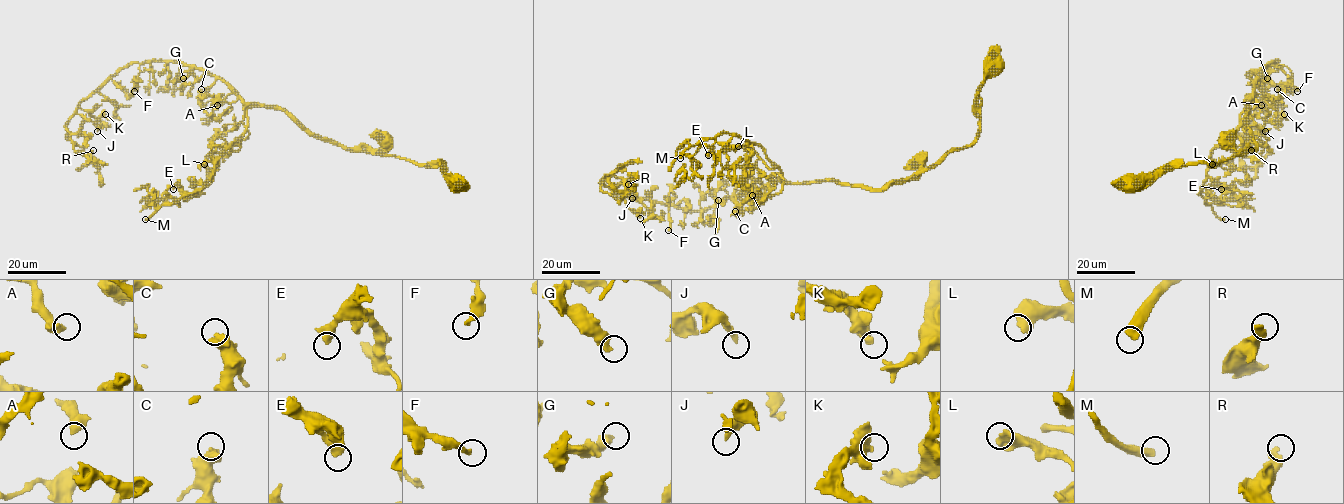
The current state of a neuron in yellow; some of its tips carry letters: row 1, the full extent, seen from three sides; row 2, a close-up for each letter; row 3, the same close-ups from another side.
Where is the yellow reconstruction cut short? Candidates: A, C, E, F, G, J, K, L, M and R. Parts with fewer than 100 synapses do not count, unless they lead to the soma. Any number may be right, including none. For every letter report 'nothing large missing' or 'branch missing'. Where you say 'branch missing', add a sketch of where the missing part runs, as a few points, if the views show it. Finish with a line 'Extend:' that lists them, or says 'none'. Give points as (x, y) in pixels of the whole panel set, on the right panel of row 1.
A: nothing large missing
C: nothing large missing
E: nothing large missing
F: nothing large missing
G: nothing large missing
J: nothing large missing
K: nothing large missing
L: nothing large missing
M: branch missing; course (1225, 219), (1240, 216), (1231, 216), (1211, 190), (1215, 177)
R: nothing large missing
Extend: M

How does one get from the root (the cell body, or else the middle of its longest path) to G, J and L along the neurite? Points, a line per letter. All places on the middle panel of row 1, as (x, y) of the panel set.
G: (993, 63), (979, 91), (977, 139), (907, 178), (881, 188), (779, 179), (738, 196), (711, 189), (718, 200)
J: (993, 63), (979, 91), (977, 139), (881, 188), (779, 179), (697, 211), (610, 189), (628, 183), (632, 198)
L: (993, 63), (979, 91), (977, 139), (881, 188), (782, 183), (758, 145), (751, 152), (738, 146)

